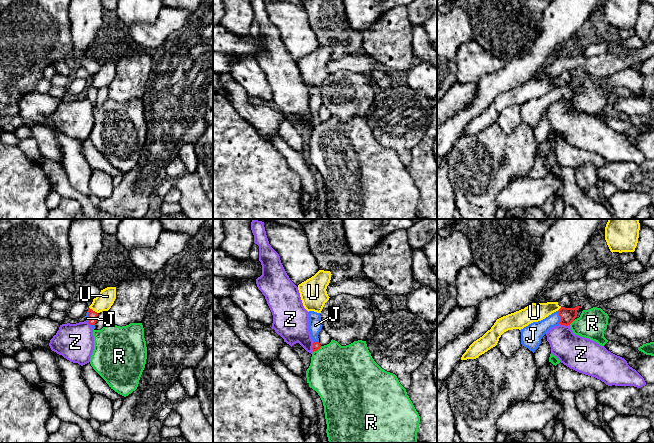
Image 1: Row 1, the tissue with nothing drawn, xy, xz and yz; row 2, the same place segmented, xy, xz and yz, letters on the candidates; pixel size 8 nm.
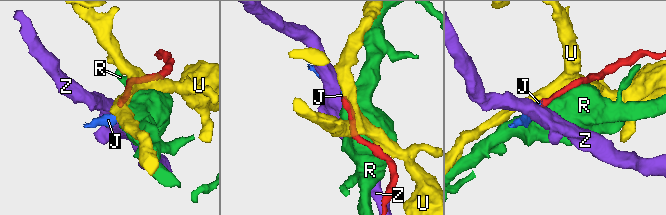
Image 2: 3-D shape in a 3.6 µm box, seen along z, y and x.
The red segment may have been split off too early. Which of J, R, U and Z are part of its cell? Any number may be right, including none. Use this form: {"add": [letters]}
{"add": ["J"]}

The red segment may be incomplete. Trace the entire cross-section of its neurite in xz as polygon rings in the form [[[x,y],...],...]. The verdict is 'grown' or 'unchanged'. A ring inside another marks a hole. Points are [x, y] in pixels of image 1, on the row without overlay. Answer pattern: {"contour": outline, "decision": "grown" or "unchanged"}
{"contour": [[[309,87],[309,107],[311,110],[311,114],[314,117],[312,126],[317,127],[320,125],[321,121],[319,119],[318,110],[322,105],[322,99],[321,99],[321,91],[320,89]]], "decision": "grown"}

